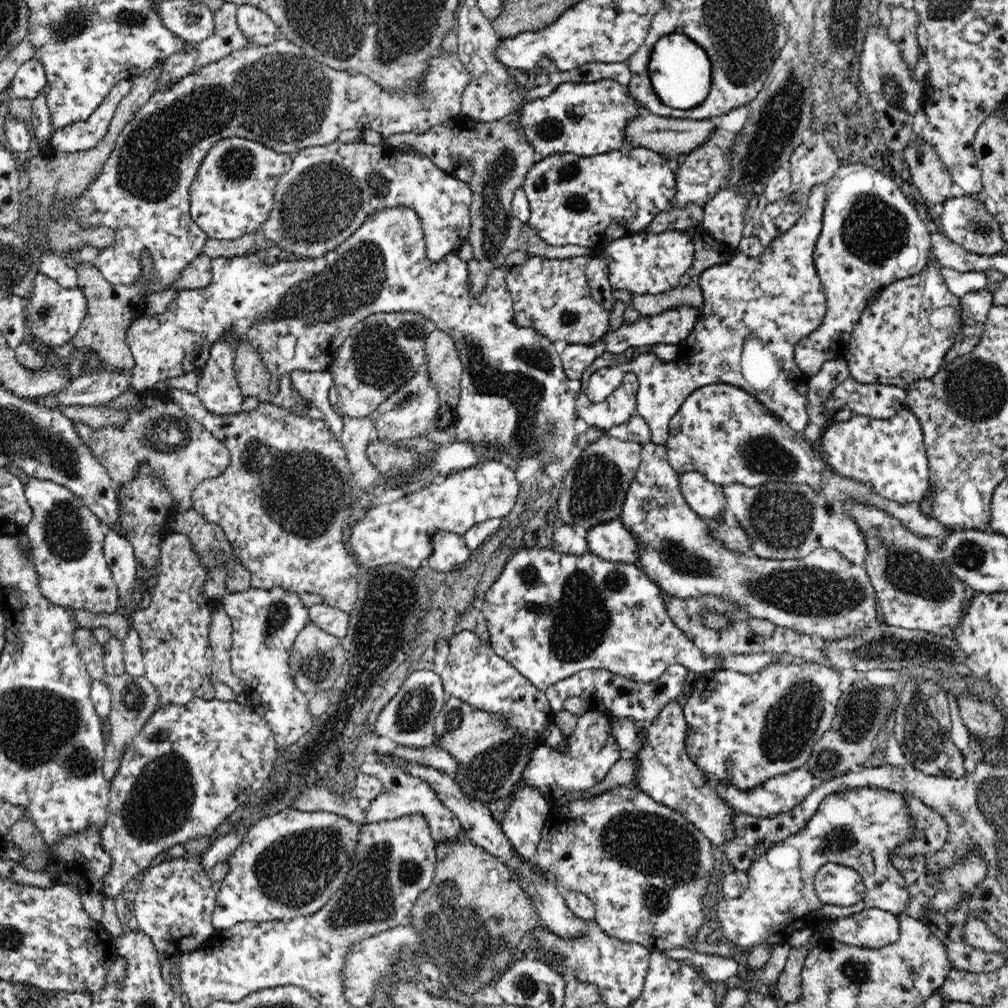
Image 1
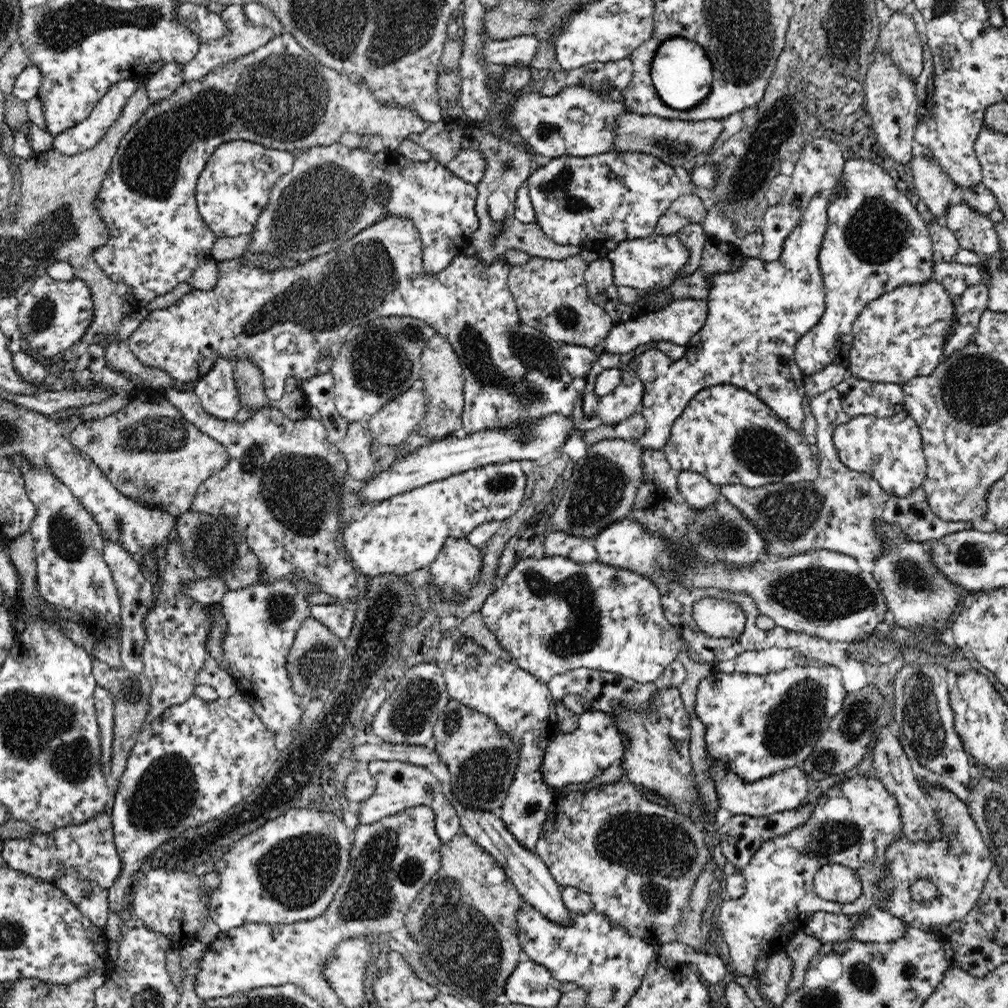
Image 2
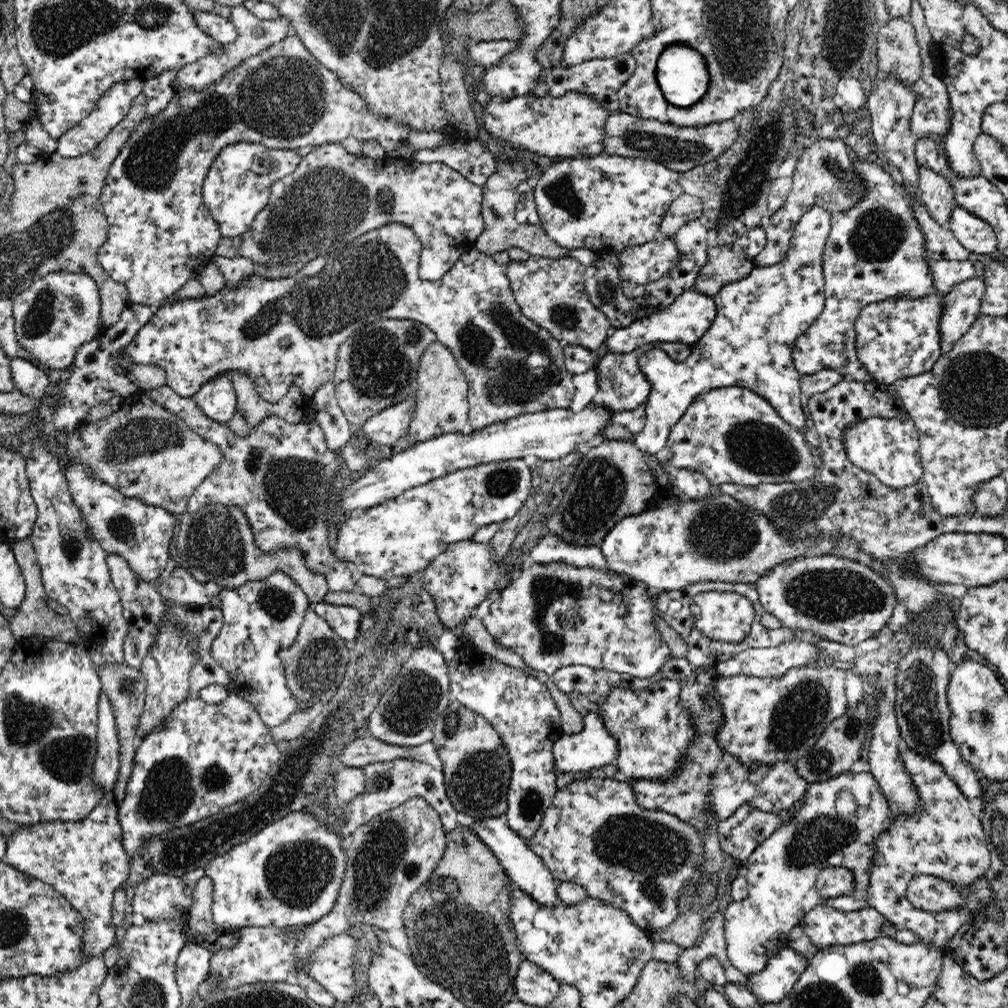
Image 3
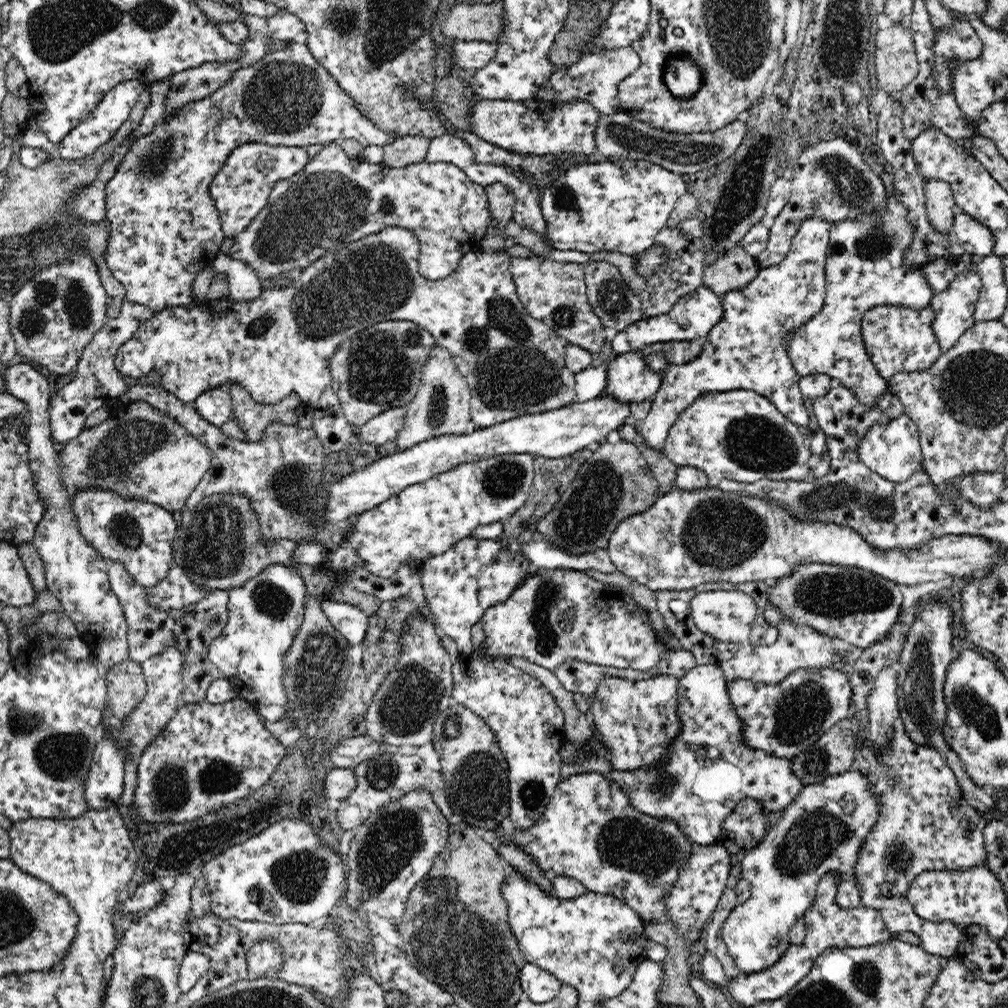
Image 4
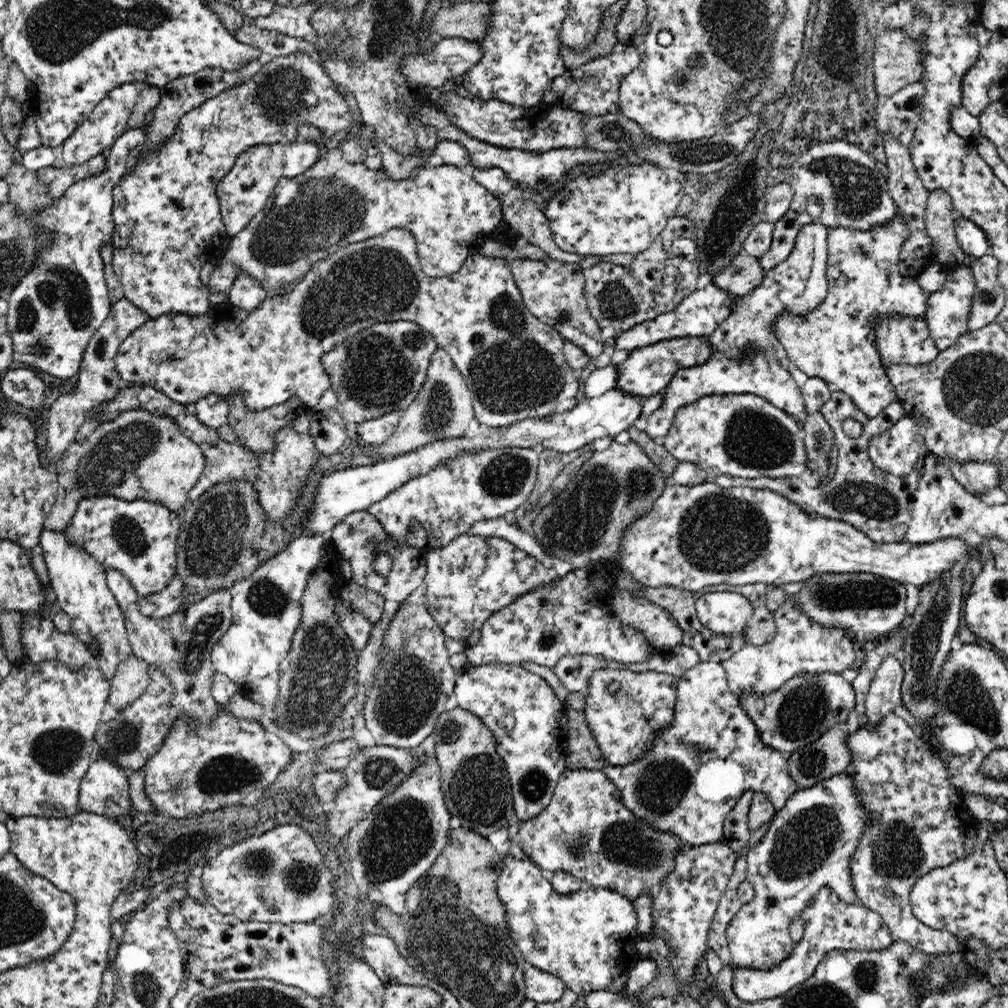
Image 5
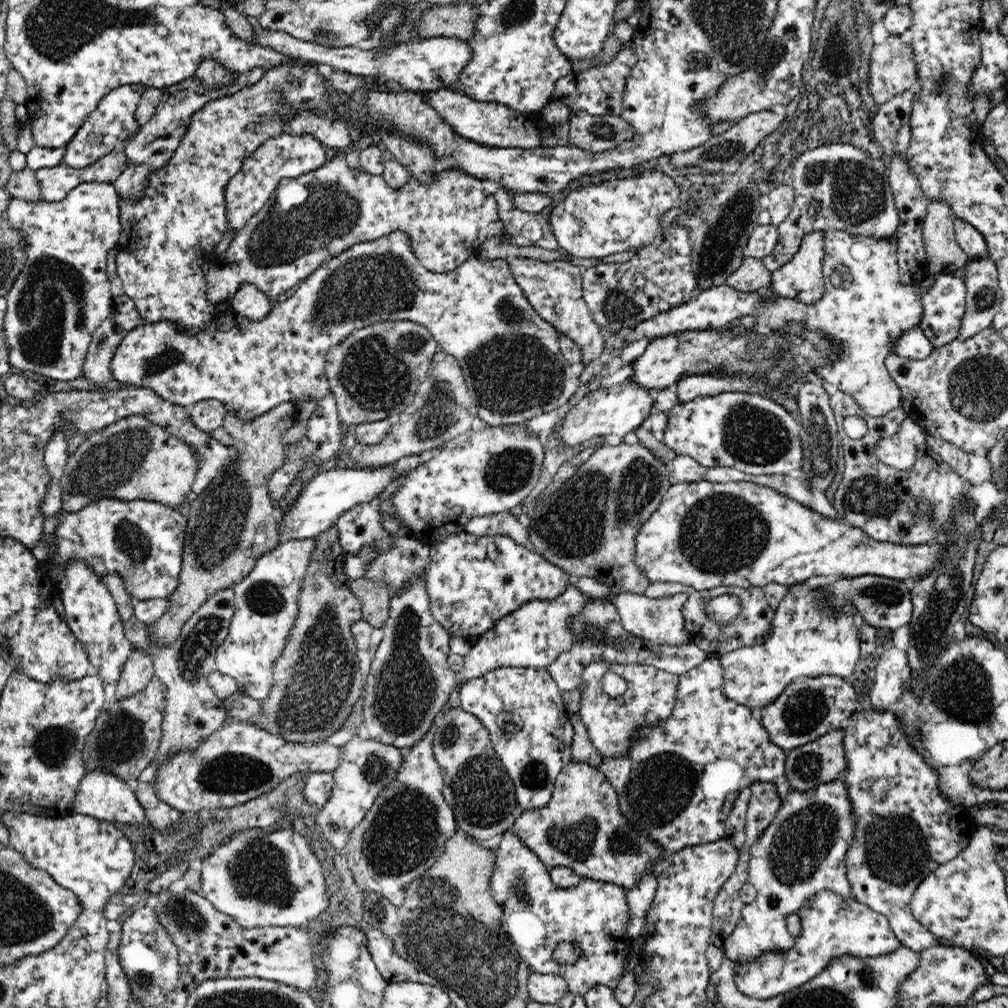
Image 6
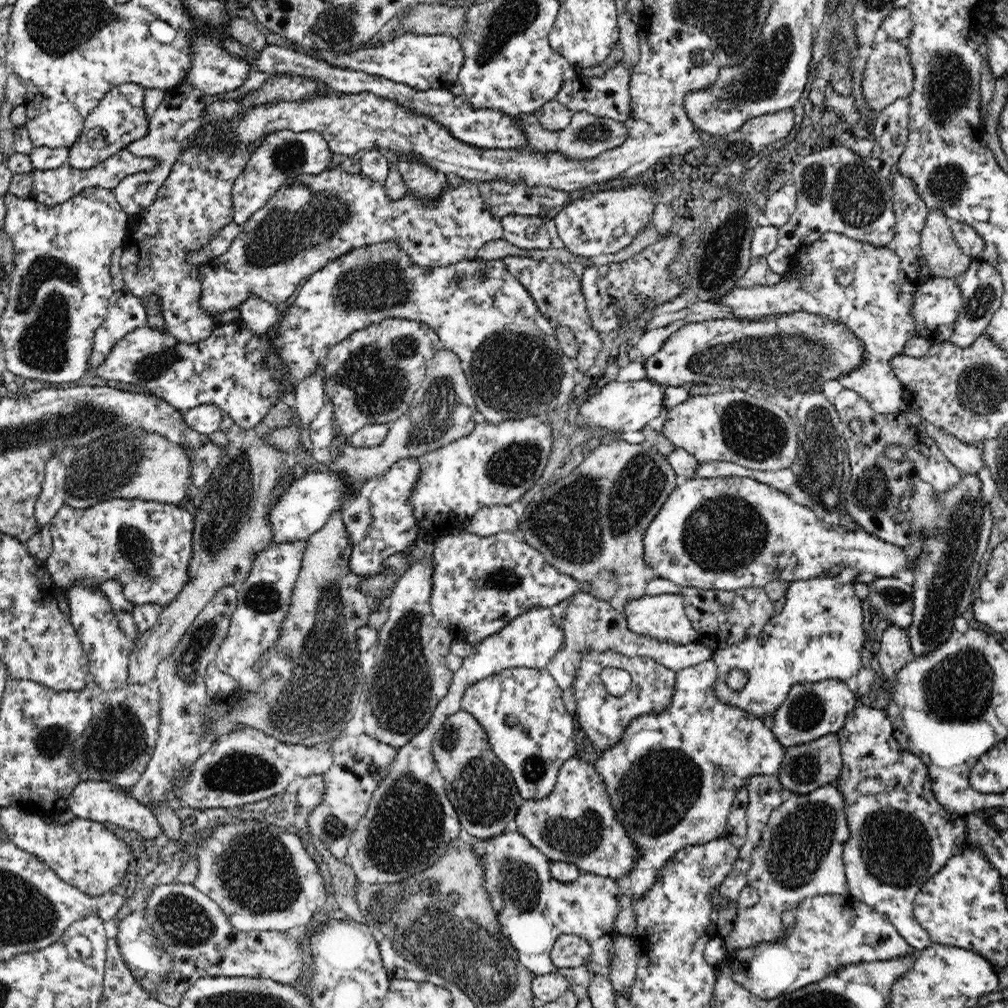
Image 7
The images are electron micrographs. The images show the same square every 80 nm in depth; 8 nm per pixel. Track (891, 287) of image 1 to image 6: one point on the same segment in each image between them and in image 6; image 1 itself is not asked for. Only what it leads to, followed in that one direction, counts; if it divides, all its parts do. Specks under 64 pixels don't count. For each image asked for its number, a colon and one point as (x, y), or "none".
2: (901, 335)
3: (899, 337)
4: (898, 339)
5: (901, 340)
6: (912, 343)

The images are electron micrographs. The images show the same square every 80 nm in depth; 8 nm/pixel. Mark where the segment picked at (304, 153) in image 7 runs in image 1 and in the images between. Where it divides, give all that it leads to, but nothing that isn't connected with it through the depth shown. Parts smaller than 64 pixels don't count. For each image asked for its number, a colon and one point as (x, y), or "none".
1: (232, 194)
2: (233, 189)
3: (238, 185)
4: (240, 190)
5: (244, 191)
6: (287, 156)

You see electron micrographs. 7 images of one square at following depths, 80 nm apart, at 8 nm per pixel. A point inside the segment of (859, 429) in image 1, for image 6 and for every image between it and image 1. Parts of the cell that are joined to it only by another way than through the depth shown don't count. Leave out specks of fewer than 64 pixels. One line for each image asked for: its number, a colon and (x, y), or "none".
2: (889, 448)
3: (889, 448)
4: (892, 450)
5: (897, 450)
6: (900, 452)

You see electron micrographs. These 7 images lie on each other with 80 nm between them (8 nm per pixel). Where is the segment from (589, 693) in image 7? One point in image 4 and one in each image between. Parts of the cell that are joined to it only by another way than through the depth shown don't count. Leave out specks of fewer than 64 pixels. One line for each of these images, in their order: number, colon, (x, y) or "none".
4: (638, 721)
5: (625, 723)
6: (612, 723)

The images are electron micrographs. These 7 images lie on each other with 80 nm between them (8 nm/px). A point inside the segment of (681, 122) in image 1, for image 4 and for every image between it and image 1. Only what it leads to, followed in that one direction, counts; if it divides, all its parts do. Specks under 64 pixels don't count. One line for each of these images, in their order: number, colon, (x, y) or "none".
2: (677, 142)
3: (679, 148)
4: (620, 134)

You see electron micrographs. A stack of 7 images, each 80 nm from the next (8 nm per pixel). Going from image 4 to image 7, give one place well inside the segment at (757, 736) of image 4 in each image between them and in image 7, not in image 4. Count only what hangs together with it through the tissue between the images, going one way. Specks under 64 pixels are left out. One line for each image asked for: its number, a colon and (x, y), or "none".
5: (805, 707)
6: (808, 708)
7: (810, 710)

